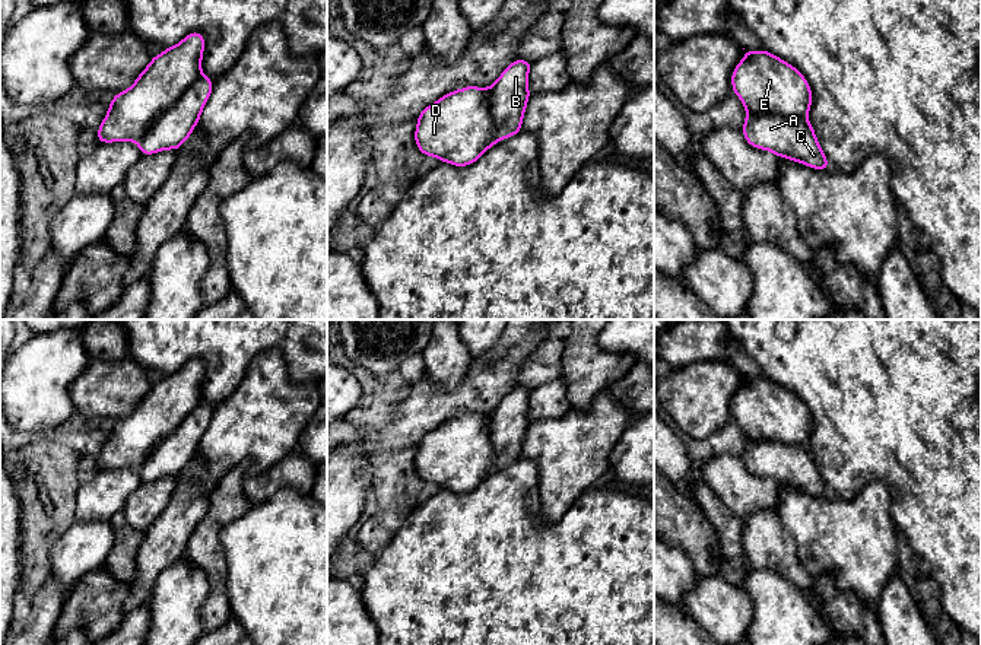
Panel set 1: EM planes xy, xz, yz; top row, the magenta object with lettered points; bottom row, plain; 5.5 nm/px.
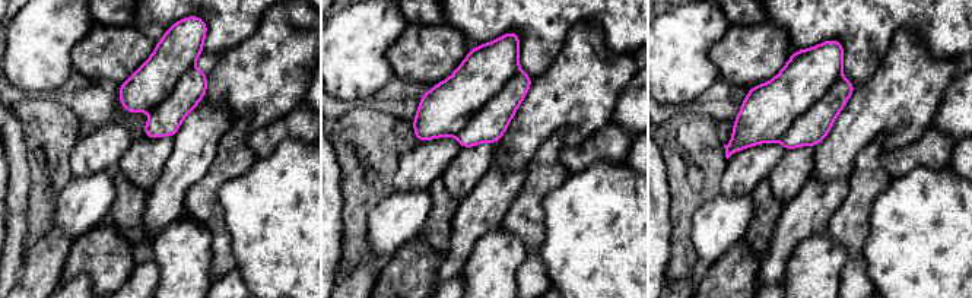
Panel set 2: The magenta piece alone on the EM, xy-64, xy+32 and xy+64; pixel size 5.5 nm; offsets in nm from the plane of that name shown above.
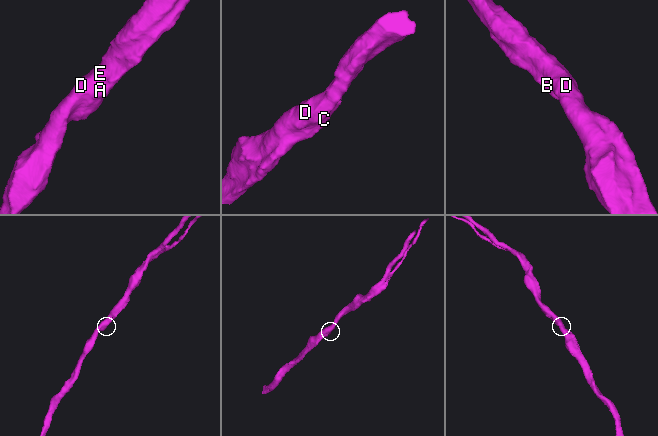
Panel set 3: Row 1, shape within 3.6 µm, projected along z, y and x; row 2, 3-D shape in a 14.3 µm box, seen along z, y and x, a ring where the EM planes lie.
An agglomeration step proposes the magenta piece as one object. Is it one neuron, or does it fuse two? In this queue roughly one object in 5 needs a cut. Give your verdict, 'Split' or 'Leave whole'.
Leave whole

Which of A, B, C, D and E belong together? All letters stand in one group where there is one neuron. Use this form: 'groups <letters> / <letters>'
groups A B C D E

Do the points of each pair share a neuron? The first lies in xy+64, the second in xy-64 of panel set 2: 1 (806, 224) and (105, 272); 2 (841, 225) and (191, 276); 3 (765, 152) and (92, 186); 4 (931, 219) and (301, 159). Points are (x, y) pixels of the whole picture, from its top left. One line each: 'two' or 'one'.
1: two
2: two
3: two
4: one

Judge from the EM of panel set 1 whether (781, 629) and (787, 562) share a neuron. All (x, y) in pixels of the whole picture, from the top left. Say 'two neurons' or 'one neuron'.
two neurons

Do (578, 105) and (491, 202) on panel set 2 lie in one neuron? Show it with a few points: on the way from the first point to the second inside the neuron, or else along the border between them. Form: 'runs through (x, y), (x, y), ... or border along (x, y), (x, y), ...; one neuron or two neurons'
runs through (550, 117), (511, 157), (507, 174); one neuron

